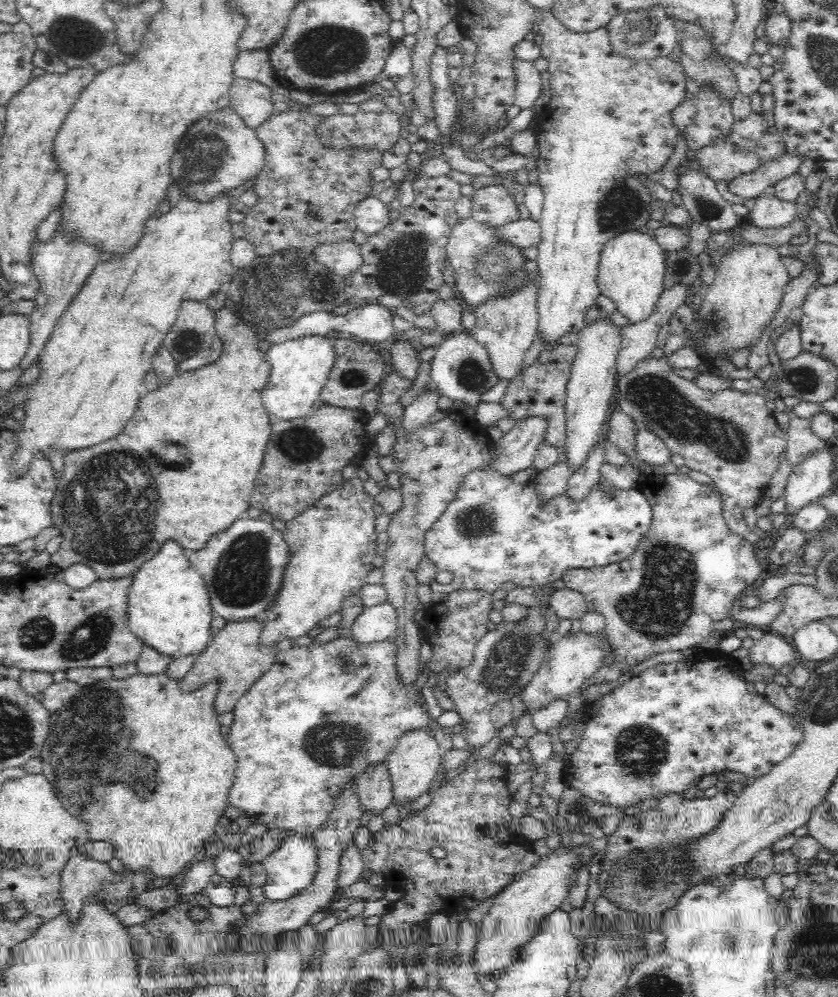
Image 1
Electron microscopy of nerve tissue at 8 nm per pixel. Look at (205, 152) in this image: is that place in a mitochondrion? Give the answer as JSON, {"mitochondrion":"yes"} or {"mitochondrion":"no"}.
{"mitochondrion":"yes"}

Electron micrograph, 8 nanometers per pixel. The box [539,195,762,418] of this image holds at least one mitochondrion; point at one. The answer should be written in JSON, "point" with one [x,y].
{"point":[716,314]}

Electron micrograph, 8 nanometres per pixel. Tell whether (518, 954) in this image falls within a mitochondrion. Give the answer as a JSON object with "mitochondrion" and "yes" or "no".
{"mitochondrion":"no"}

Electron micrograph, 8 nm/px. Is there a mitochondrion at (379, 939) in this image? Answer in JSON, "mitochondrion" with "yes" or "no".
{"mitochondrion":"no"}

